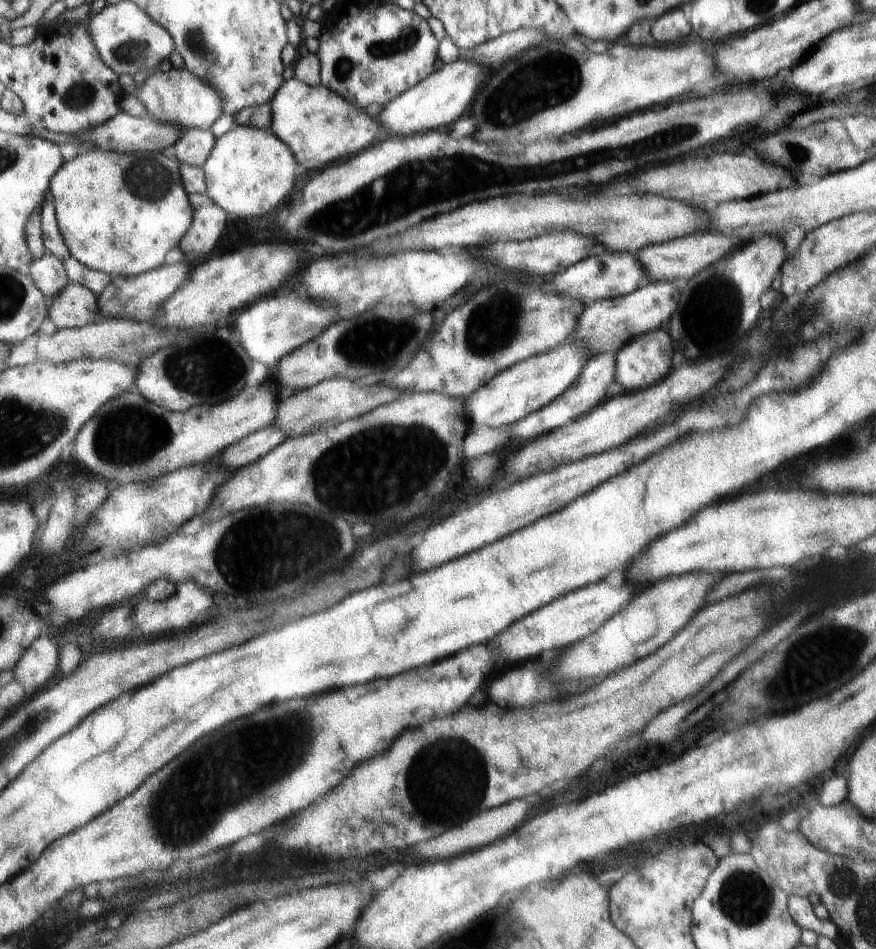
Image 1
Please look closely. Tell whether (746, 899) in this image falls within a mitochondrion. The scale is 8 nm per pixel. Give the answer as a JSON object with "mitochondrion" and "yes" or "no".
{"mitochondrion":"yes"}

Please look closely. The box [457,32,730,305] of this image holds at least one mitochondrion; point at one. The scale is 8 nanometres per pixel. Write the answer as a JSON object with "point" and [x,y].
{"point":[555,76]}

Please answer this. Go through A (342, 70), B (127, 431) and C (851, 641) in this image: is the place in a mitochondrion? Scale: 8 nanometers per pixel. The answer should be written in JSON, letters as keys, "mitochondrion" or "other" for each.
{"A":"mitochondrion","B":"mitochondrion","C":"mitochondrion"}

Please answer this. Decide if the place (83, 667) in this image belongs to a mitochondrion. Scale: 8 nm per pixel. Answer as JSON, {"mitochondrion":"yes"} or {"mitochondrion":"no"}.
{"mitochondrion":"no"}

